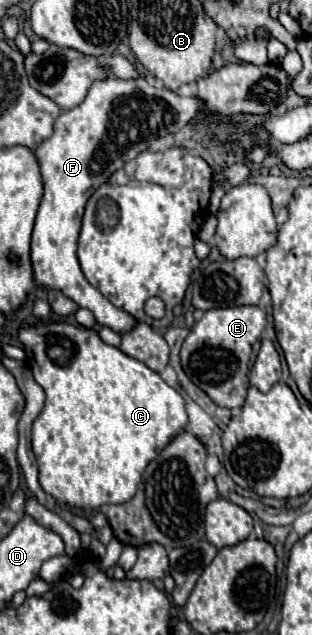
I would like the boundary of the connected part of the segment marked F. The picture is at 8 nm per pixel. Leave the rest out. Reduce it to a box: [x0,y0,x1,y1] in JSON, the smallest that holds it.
[31,76,199,334]

